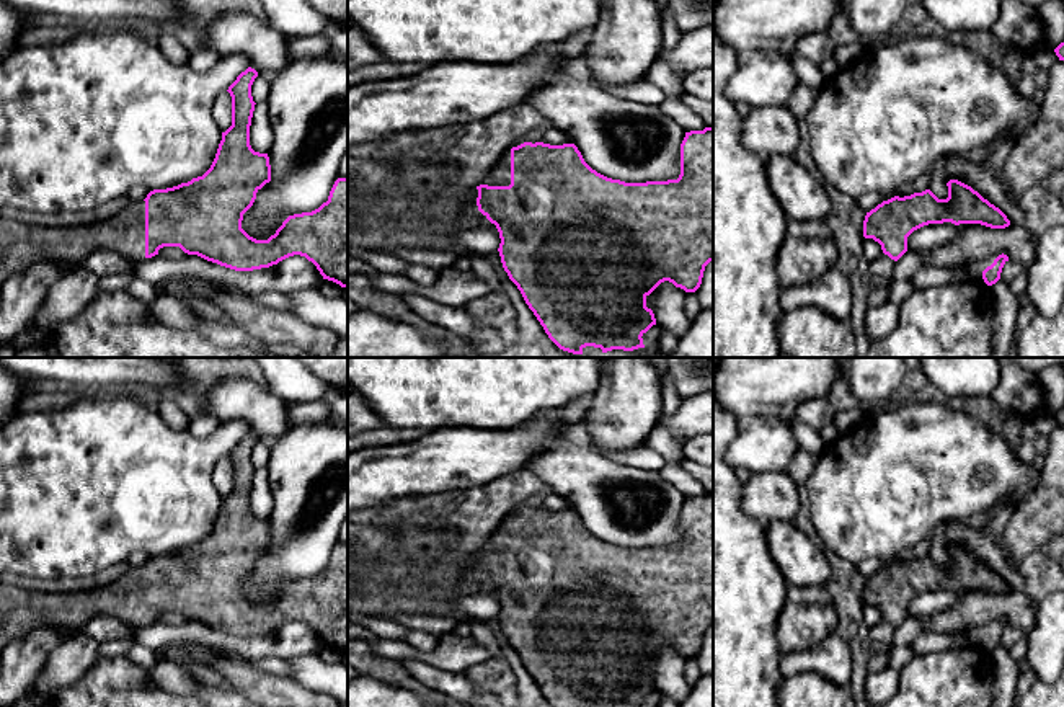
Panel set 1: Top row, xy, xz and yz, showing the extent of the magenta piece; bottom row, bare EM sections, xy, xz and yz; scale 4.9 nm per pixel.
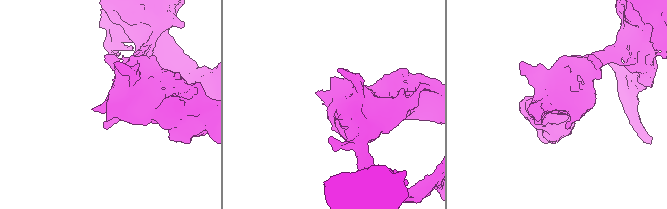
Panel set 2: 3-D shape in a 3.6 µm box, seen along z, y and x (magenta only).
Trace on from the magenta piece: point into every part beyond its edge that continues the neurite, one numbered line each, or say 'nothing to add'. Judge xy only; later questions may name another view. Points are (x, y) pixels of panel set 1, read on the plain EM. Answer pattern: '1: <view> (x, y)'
1: xy (22, 611)

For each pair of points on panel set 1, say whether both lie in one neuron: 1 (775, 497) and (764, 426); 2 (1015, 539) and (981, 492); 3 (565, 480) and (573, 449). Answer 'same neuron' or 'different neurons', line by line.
1: same neuron
2: different neurons
3: same neuron

